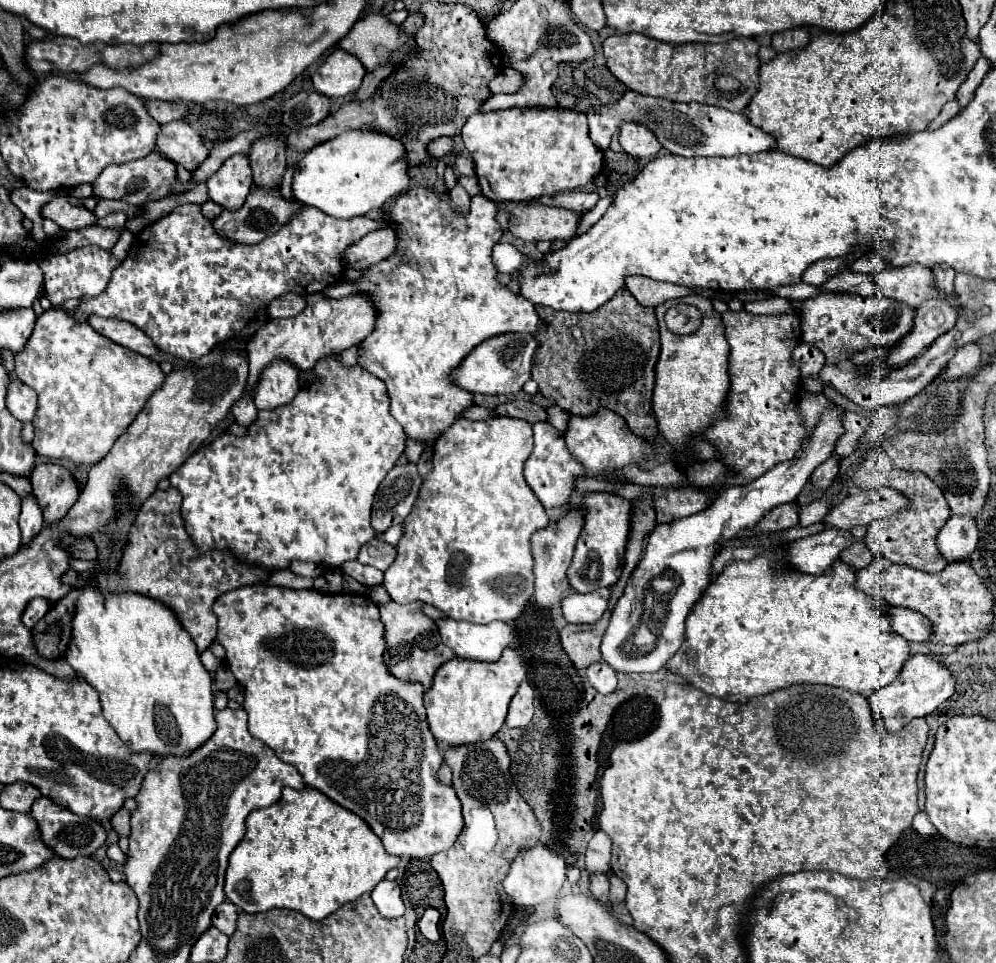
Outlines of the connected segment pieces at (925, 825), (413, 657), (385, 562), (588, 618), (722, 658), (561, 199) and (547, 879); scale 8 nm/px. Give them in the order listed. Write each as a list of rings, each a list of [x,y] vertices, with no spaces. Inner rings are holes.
[[[919,811],[915,817],[913,817],[913,829],[921,835],[921,837],[933,837],[937,835],[937,829],[933,829],[929,817],[925,811]]]
[[[389,601],[379,607],[379,613],[381,613],[381,621],[385,625],[385,635],[387,635],[385,661],[391,669],[391,673],[395,673],[395,677],[399,677],[403,681],[421,681],[427,691],[433,683],[437,669],[443,663],[451,661],[455,657],[455,653],[441,641],[437,625],[433,619],[429,619],[423,613],[421,601],[413,601],[407,605]]]
[[[375,537],[367,545],[363,545],[357,561],[363,565],[371,565],[379,571],[387,571],[391,567],[391,563],[395,561],[395,553],[397,553],[395,545],[389,545],[389,543]]]
[[[601,587],[589,593],[569,593],[563,599],[563,617],[569,623],[595,623],[607,611],[609,599],[609,587]]]
[[[775,547],[769,551],[763,551],[759,555],[755,555],[751,561],[729,561],[725,565],[725,569],[713,579],[711,587],[705,591],[701,603],[695,605],[695,609],[689,613],[687,621],[685,621],[685,643],[681,645],[681,649],[671,657],[671,661],[667,661],[665,669],[675,671],[679,675],[685,677],[687,683],[691,683],[693,687],[701,689],[707,695],[715,695],[719,699],[725,701],[735,701],[735,703],[743,703],[749,697],[755,695],[765,695],[771,693],[775,689],[787,687],[791,683],[827,683],[827,685],[835,685],[835,687],[845,687],[857,693],[863,693],[865,697],[869,697],[875,689],[881,689],[885,685],[889,685],[891,681],[895,681],[903,669],[903,663],[909,659],[909,643],[899,637],[893,629],[891,629],[891,619],[887,617],[889,611],[889,603],[879,603],[873,595],[867,595],[865,591],[859,591],[855,587],[855,569],[851,565],[847,565],[845,561],[837,559],[833,563],[831,569],[827,569],[821,575],[807,575],[803,571],[791,569],[791,567],[783,567],[783,557],[785,557],[785,549],[787,547]]]
[[[573,191],[573,193],[561,193],[553,197],[539,197],[531,199],[527,203],[541,203],[541,205],[559,205],[559,207],[569,207],[571,211],[591,211],[595,203],[599,201],[599,195],[595,191]]]
[[[537,843],[535,847],[523,851],[511,865],[511,871],[507,875],[507,879],[503,881],[505,891],[513,897],[515,905],[525,905],[525,907],[535,907],[539,903],[547,903],[559,897],[559,891],[567,879],[565,875],[567,865],[563,861],[563,857],[559,857],[557,853],[549,851],[547,847],[543,847],[541,843]]]

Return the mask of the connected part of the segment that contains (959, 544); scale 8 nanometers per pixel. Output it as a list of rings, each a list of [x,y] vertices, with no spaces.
[[[951,515],[937,535],[937,549],[943,559],[967,561],[977,547],[977,525],[973,517]]]

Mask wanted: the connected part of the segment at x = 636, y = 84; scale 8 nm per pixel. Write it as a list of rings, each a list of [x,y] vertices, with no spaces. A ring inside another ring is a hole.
[[[619,33],[603,41],[609,71],[627,89],[679,103],[705,103],[727,111],[745,111],[759,89],[759,43],[751,37],[735,37],[727,43],[671,45],[641,33]]]

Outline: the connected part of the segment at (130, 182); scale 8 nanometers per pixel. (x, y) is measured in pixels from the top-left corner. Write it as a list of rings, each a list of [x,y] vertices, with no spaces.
[[[153,151],[143,159],[135,159],[135,161],[121,163],[121,165],[109,165],[107,169],[103,169],[101,177],[95,179],[93,189],[95,189],[95,197],[121,199],[121,201],[127,201],[131,205],[141,207],[147,201],[167,197],[175,183],[177,183],[177,167],[175,167],[175,163],[169,161],[167,157],[163,157],[161,153]]]

